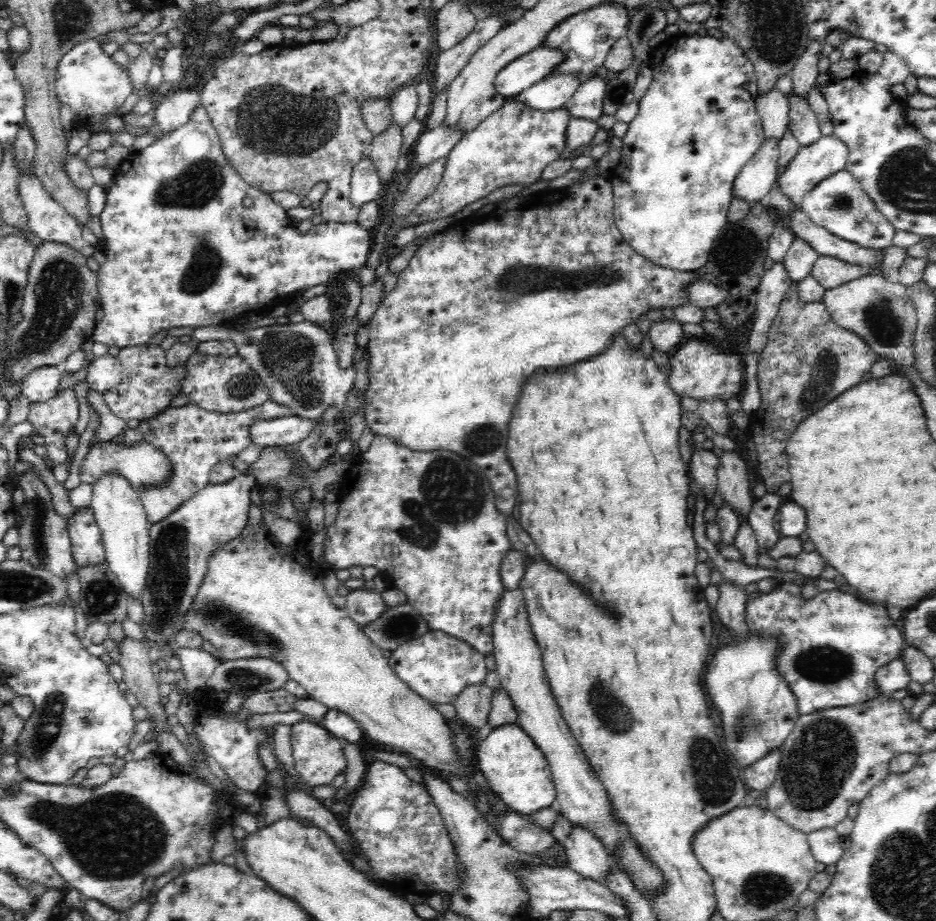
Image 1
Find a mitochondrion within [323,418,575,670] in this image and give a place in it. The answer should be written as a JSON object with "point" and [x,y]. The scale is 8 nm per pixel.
{"point":[456,494]}

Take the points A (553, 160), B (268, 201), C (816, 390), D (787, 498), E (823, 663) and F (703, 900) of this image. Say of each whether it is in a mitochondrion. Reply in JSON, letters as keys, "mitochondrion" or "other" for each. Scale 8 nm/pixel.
{"A":"other","B":"other","C":"mitochondrion","D":"other","E":"mitochondrion","F":"other"}

